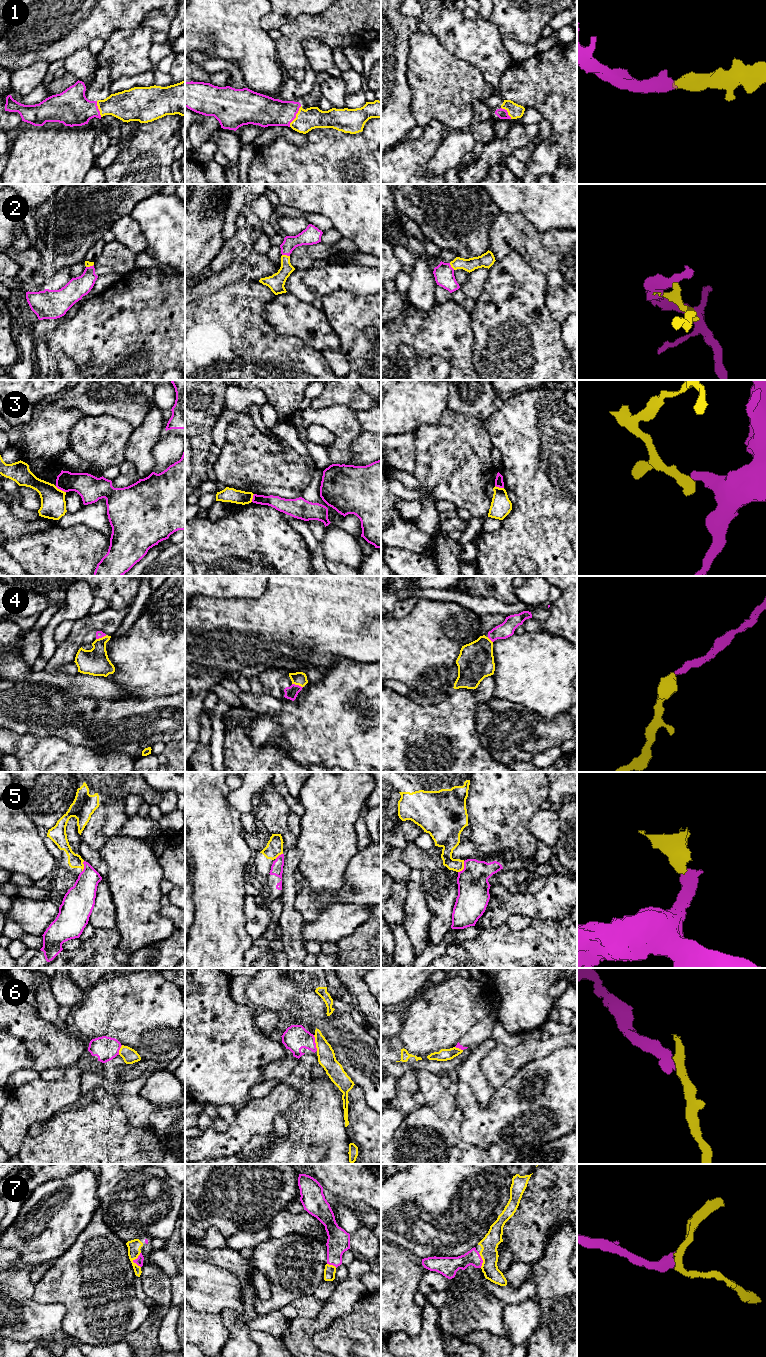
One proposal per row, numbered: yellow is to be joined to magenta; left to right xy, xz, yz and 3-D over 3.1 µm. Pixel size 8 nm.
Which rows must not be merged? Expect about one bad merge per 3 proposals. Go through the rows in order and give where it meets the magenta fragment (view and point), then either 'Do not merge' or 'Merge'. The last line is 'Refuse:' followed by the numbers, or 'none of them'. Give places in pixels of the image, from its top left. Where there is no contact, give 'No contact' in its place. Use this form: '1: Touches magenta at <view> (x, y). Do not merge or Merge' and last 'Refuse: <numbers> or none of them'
1: Touches magenta at xz (295, 116). Merge
2: Touches magenta at xz (286, 254). Merge
3: Touches magenta at xy (60, 489). Do not merge
4: Touches magenta at xz (297, 685). Merge
5: Touches magenta at yz (464, 867). Do not merge
6: Touches magenta at xz (315, 1043). Do not merge
7: Touches magenta at xy (134, 1260). Merge
Refuse: 3, 5, 6

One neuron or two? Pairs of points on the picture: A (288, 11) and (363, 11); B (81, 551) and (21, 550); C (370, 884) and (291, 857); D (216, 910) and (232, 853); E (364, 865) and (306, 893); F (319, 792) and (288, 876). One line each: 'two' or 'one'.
A: two
B: one
C: two
D: one
E: one
F: two

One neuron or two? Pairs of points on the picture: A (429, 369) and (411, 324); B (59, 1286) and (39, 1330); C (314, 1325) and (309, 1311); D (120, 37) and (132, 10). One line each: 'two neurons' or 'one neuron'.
A: two neurons
B: two neurons
C: two neurons
D: two neurons

